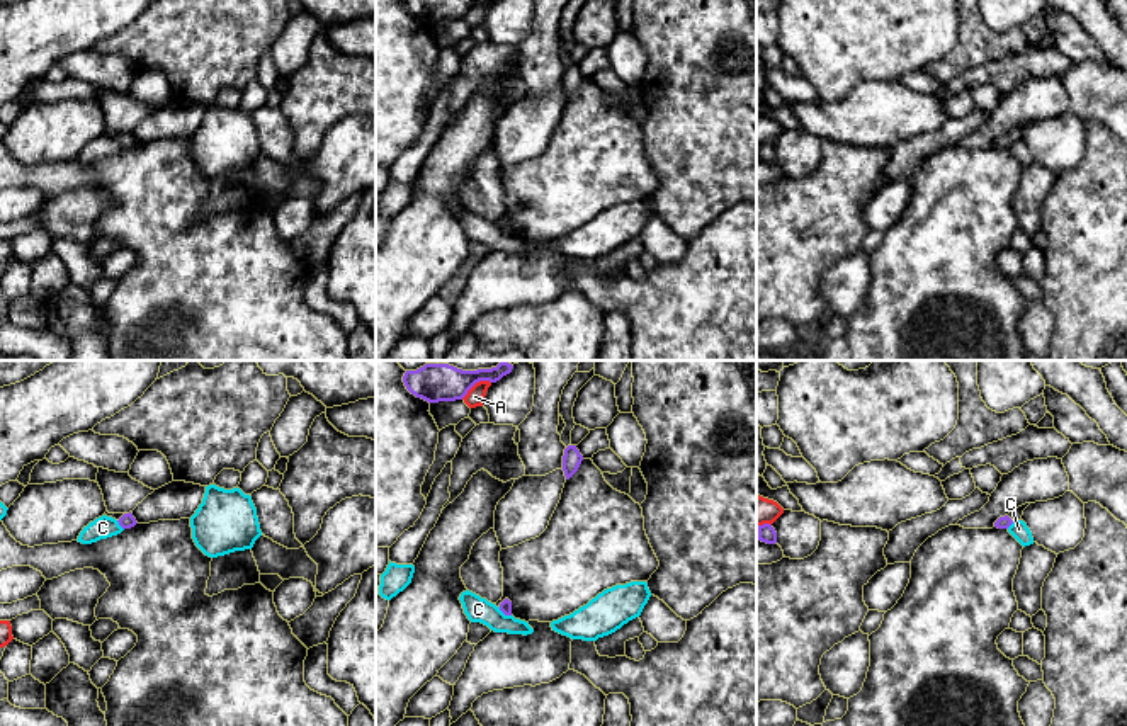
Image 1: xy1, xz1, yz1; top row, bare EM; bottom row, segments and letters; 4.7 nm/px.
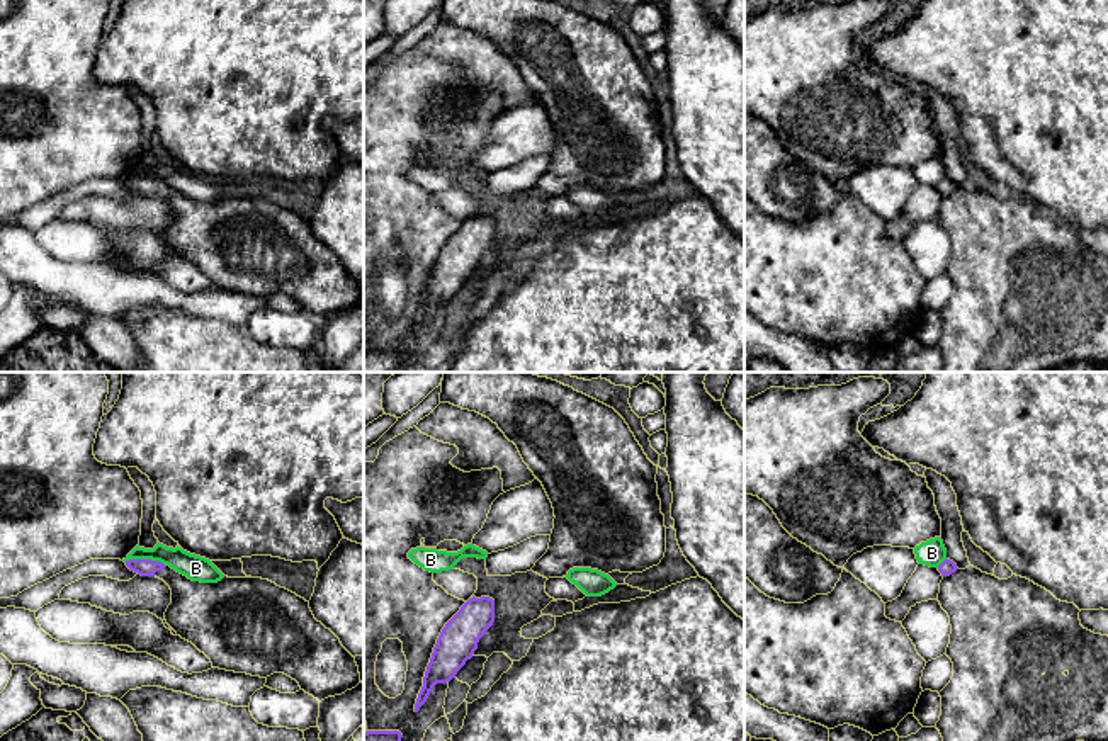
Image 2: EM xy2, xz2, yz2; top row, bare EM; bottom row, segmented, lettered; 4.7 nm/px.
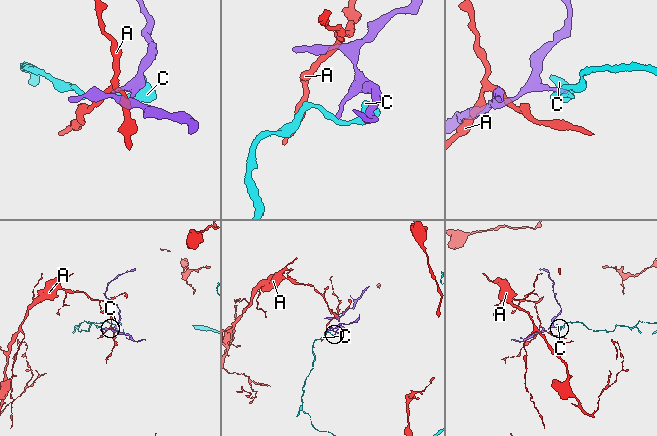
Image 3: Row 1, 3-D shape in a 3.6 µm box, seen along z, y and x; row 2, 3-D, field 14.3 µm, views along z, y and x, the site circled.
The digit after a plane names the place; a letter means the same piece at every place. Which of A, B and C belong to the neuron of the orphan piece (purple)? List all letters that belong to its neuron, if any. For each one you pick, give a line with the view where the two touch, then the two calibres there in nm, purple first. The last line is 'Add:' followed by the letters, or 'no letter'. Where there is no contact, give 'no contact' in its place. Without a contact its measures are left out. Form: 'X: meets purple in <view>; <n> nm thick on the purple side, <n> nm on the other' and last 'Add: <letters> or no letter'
Add: no letter

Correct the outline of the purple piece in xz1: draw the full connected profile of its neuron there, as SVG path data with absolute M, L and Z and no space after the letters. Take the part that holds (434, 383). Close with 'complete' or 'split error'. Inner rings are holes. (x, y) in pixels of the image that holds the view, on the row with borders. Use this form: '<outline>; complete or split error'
M507 360L478 371L462 371L449 364L425 364L416 371L406 371L403 383L411 394L428 403L456 401L462 400L476 383L496 383L512 369L513 366Z; complete

